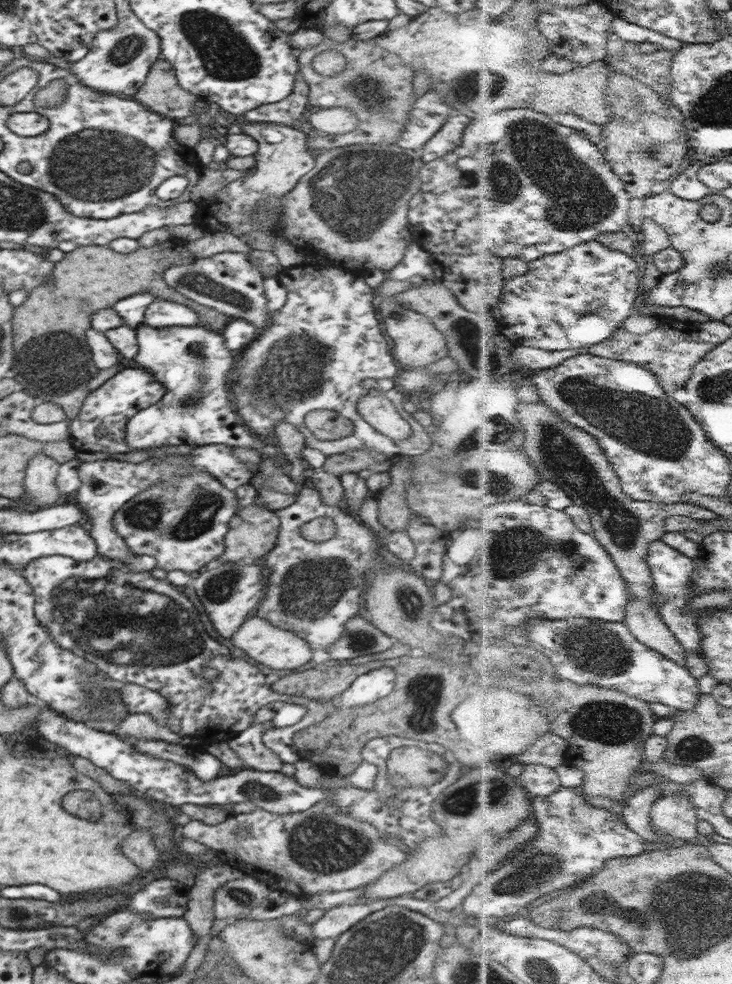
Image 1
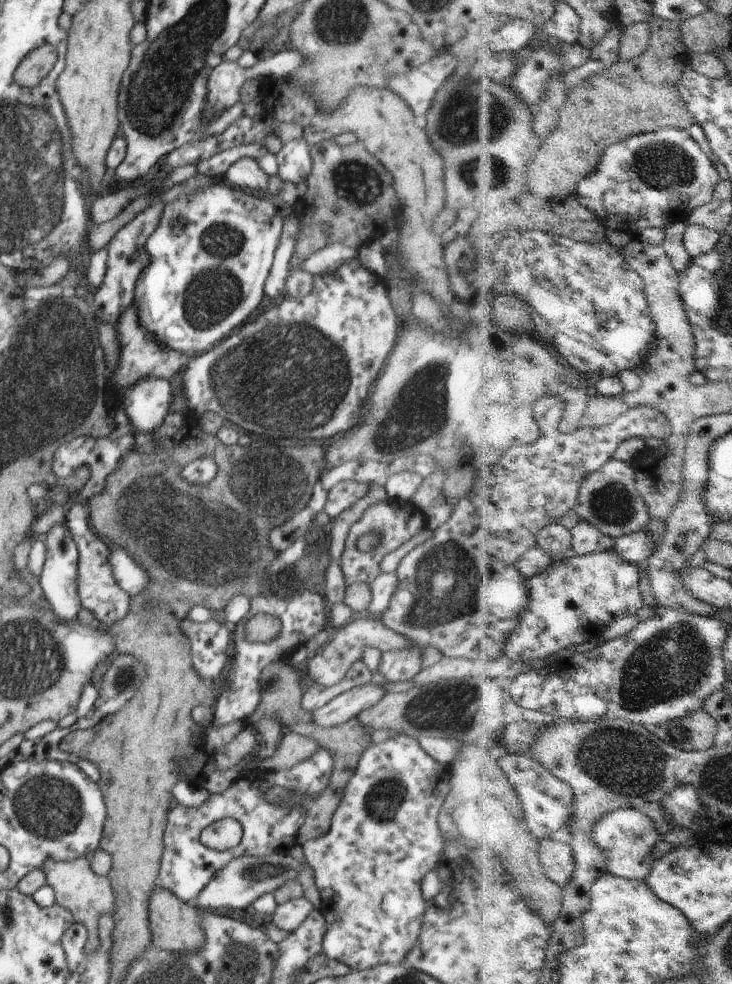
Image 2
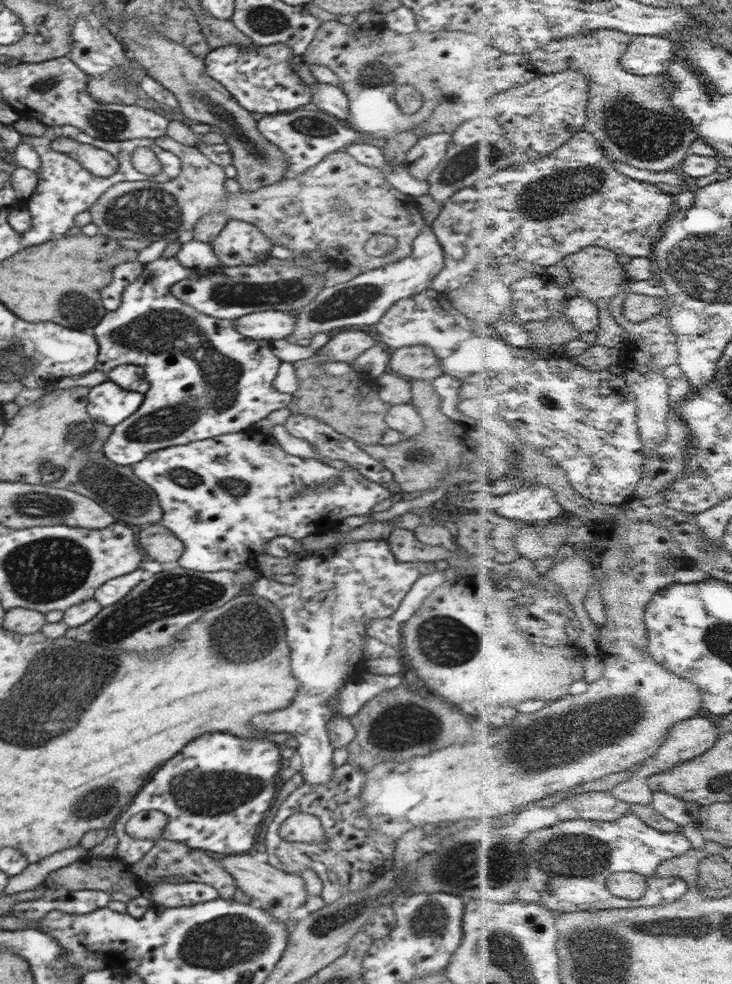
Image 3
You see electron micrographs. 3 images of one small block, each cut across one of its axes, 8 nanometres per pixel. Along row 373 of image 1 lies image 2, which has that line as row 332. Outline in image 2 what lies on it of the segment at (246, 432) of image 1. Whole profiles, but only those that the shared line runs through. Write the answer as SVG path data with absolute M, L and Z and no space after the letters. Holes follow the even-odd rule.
M224 177L221 179L206 188L204 192L184 194L180 198L177 197L172 202L166 203L158 228L154 230L154 234L146 242L149 263L142 270L142 274L138 276L134 289L133 302L138 308L138 320L141 322L142 328L146 328L152 336L156 336L162 346L172 348L173 351L184 352L186 356L198 356L198 354L208 352L220 340L232 333L235 328L244 324L255 310L258 310L258 306L266 298L264 284L270 272L274 252L276 252L284 224L284 219L277 214L276 208L270 201L250 195L240 188L233 189L229 186L230 182L227 179Z

